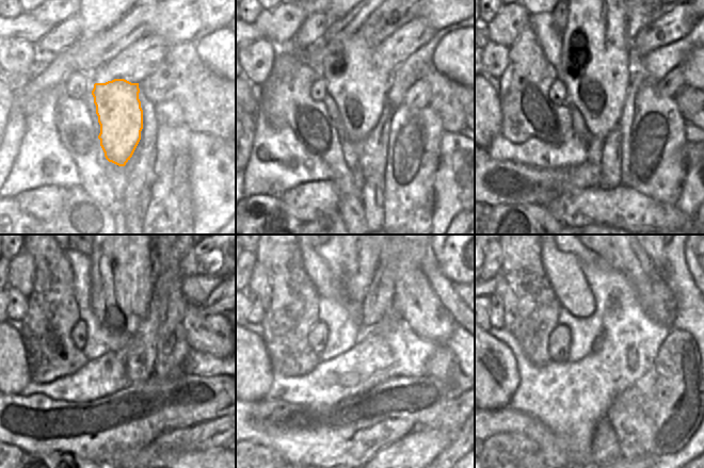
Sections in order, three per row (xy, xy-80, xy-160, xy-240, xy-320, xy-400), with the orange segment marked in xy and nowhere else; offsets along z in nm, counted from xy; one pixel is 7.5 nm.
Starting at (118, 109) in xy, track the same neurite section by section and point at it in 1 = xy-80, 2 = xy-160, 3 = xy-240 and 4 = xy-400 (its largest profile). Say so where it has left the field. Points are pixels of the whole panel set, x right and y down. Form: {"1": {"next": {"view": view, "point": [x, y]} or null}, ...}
{"1": {"next": {"view": "xy-80", "point": [358, 87]}}, "2": {"next": {"view": "xy-160", "point": [594, 43]}}, "3": {"next": {"view": "xy-240", "point": [121, 290]}}, "4": {"next": {"view": "xy-400", "point": [601, 256]}}}

